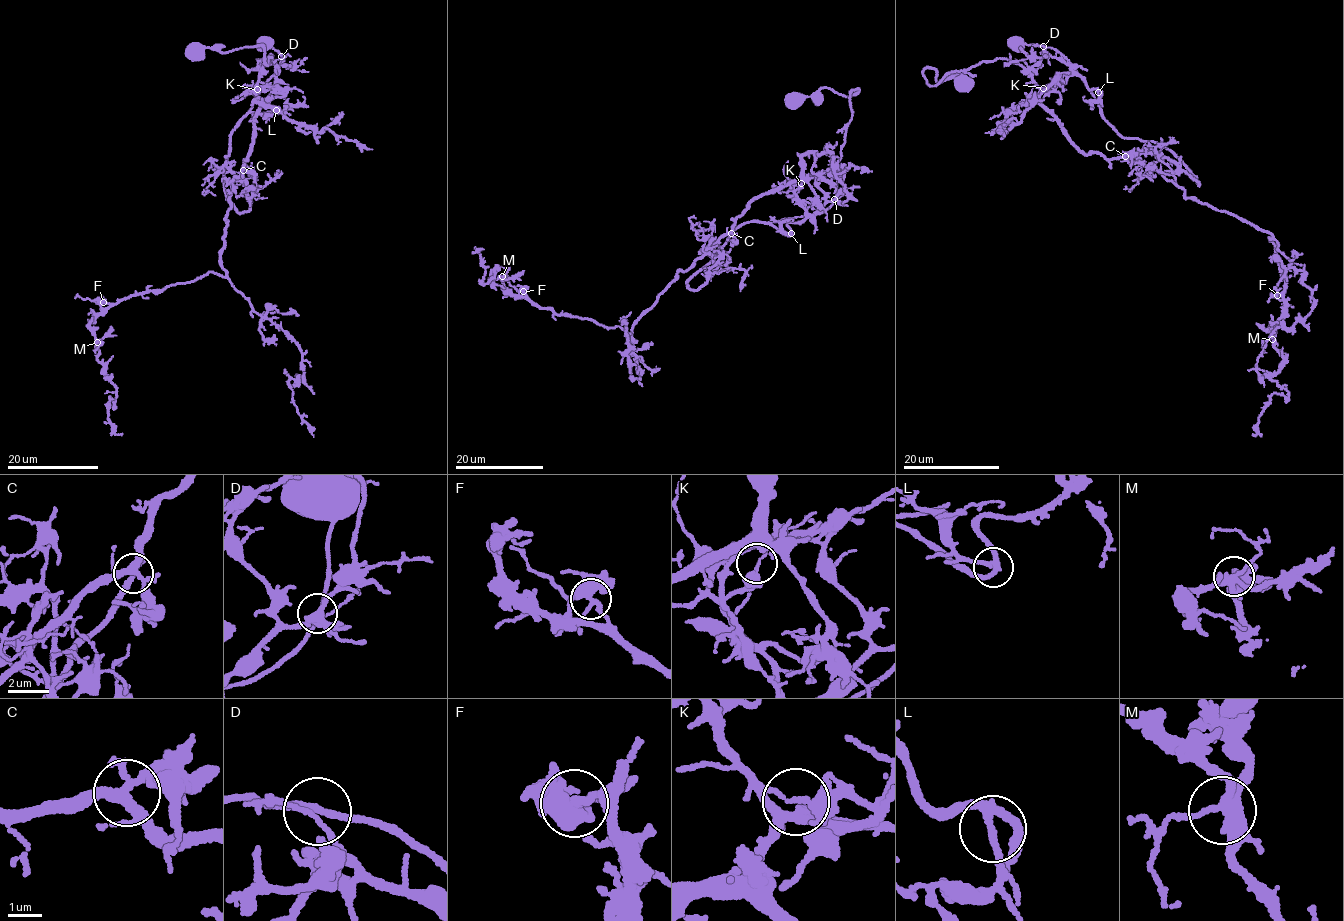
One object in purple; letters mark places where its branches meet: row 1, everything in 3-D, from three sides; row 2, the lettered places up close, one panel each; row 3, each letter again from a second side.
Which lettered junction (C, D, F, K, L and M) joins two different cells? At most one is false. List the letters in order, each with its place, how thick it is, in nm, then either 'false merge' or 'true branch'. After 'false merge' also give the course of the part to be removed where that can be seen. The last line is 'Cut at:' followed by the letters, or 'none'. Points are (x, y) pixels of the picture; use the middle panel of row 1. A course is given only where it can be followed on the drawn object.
C: (731, 233) | 300 nm | true branch
D: (834, 199) | 170 nm | true branch
F: (523, 291) | 420 nm | true branch
K: (801, 183) | 190 nm | false merge | (802, 183), (807, 215), (787, 224), (791, 234), (745, 222), (693, 274), (696, 290), (717, 262), (696, 218)
L: (791, 233) | 180 nm | true branch
M: (502, 276) | 320 nm | true branch
Cut at: K

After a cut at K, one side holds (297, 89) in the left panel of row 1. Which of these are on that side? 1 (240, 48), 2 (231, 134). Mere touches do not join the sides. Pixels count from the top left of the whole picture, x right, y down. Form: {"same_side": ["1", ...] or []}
{"same_side": ["1"]}

